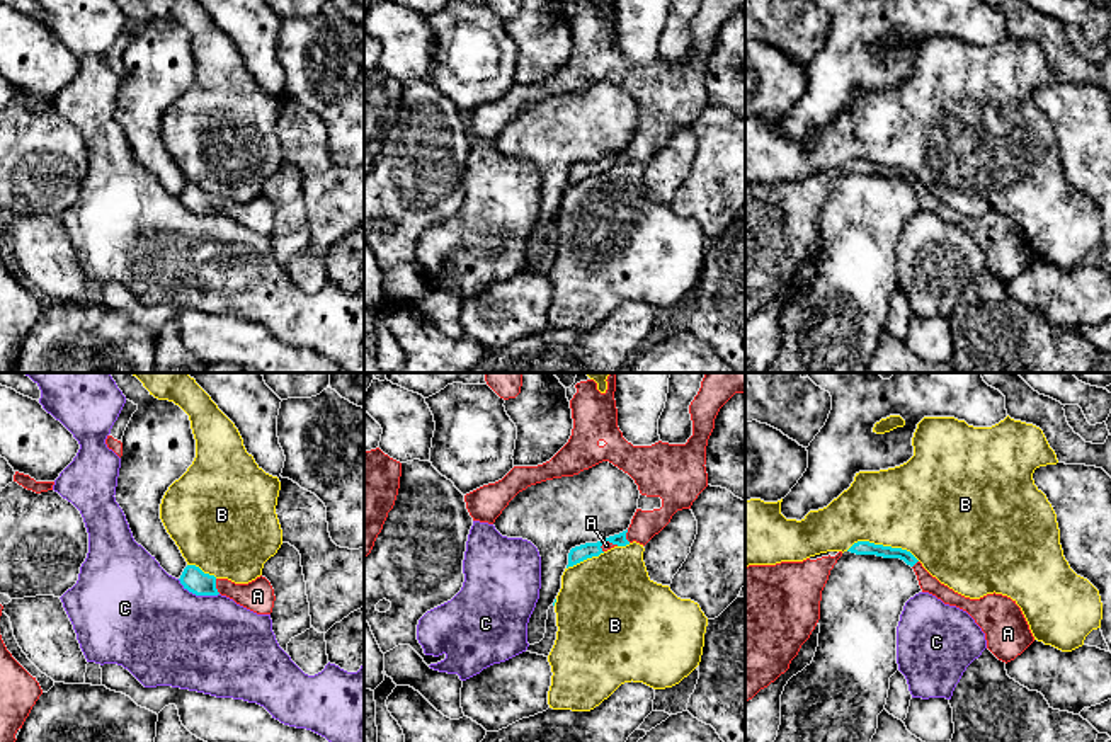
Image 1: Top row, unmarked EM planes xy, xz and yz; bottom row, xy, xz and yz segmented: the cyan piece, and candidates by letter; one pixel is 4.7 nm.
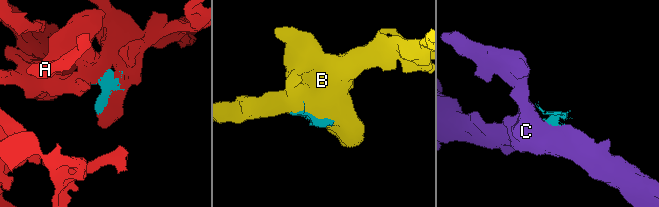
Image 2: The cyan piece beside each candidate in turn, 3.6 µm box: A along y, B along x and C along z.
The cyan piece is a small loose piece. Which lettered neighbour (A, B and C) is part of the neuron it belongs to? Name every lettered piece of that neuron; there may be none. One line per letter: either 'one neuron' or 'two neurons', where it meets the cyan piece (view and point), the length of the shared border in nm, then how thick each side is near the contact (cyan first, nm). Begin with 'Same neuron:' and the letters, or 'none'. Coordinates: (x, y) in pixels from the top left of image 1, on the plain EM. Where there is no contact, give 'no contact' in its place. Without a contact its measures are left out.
Same neuron: A
A: one neuron; contact xy (215, 205); length 80 nm; calibres 120 and 150 nm
B: two neurons; contact yz (882, 164); length 360 nm; calibres 60 and 420 nm
C: two neurons; contact xy (198, 213); length 220 nm; calibres 120 and 480 nm

